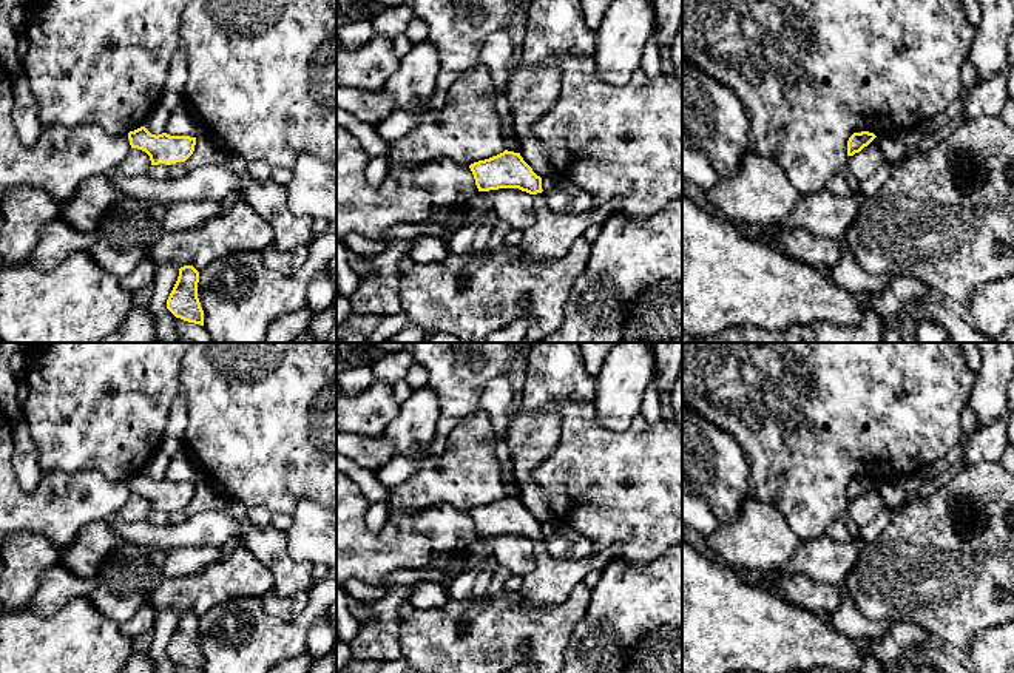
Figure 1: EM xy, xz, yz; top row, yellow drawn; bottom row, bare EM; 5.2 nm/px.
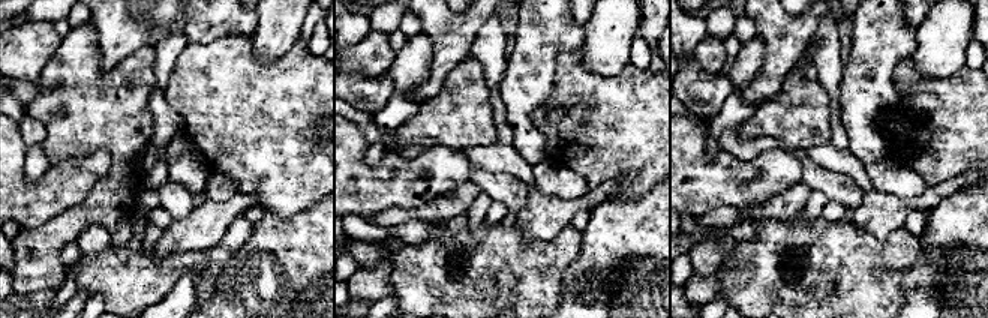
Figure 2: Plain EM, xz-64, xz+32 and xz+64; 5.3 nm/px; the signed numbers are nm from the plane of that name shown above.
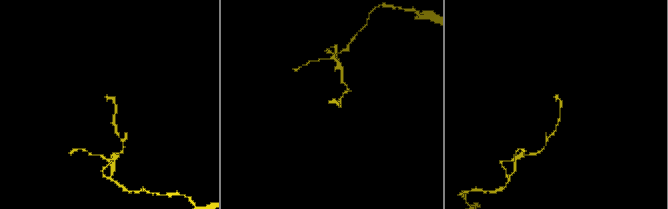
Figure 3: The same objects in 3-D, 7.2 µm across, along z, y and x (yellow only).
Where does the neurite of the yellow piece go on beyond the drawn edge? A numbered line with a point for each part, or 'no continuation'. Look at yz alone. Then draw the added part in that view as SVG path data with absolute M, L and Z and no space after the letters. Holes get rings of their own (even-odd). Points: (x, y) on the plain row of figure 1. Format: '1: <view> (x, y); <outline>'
no continuation

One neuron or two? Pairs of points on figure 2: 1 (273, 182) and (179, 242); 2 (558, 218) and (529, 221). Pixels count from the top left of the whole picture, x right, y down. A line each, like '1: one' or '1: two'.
1: two
2: one

